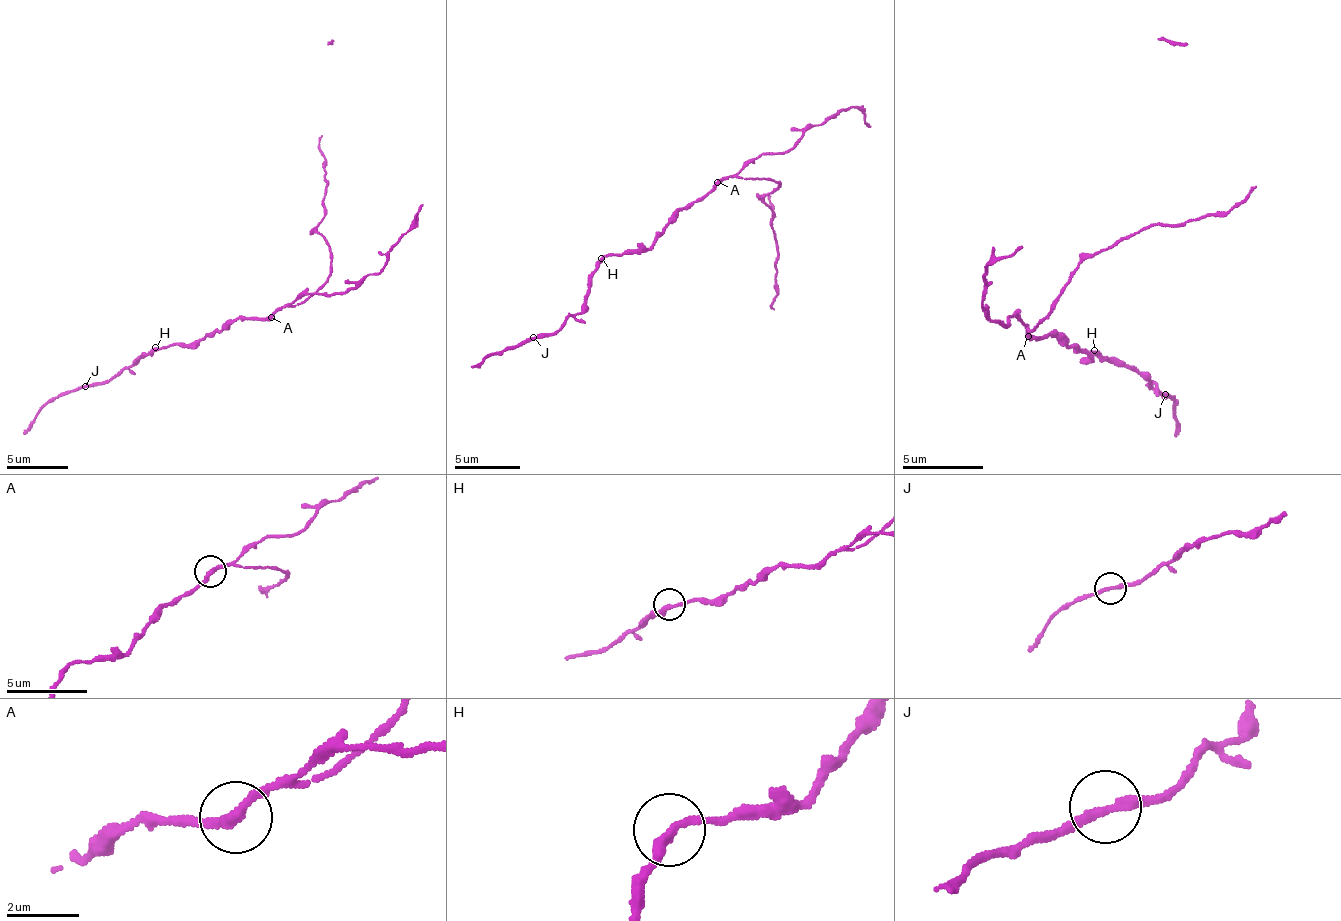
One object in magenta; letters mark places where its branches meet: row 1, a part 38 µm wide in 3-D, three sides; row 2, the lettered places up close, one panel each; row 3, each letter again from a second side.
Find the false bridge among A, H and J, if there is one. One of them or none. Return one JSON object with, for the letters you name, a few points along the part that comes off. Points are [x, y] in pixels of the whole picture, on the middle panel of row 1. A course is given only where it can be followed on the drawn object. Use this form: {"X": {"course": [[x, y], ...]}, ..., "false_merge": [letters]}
{"false_merge": ["A"]}

